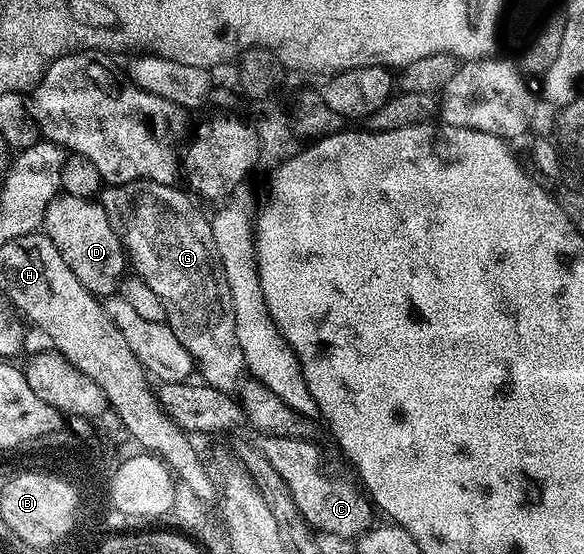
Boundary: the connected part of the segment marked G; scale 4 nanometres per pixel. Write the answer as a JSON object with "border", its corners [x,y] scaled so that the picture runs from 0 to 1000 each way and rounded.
{"border":[[[236,325],[226,332],[178,338],[173,366],[187,386],[190,404],[211,431],[211,446],[217,449],[228,475],[229,496],[245,505],[248,516],[255,516],[255,523],[262,523],[262,531],[276,538],[276,545],[283,545],[286,585],[296,603],[303,603],[303,617],[310,617],[310,625],[317,625],[317,632],[324,632],[324,639],[332,646],[339,677],[348,677],[342,679],[346,691],[380,708],[402,711],[418,691],[423,655],[406,617],[406,588],[399,574],[399,538],[392,531],[392,509],[385,509],[385,487],[372,458],[372,437],[365,437],[360,395],[353,388],[348,392],[346,379],[332,368],[336,363],[315,347],[300,332]]]}

